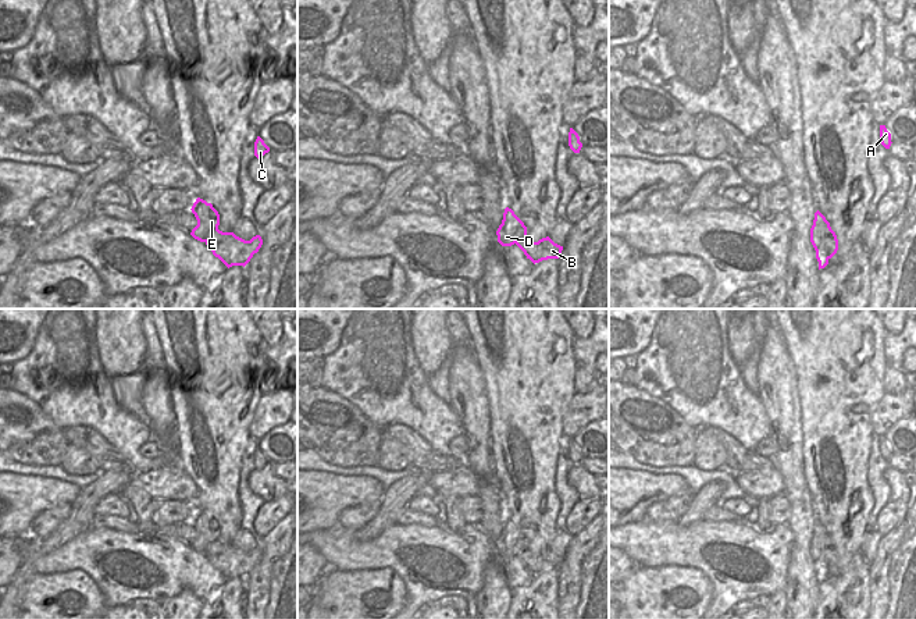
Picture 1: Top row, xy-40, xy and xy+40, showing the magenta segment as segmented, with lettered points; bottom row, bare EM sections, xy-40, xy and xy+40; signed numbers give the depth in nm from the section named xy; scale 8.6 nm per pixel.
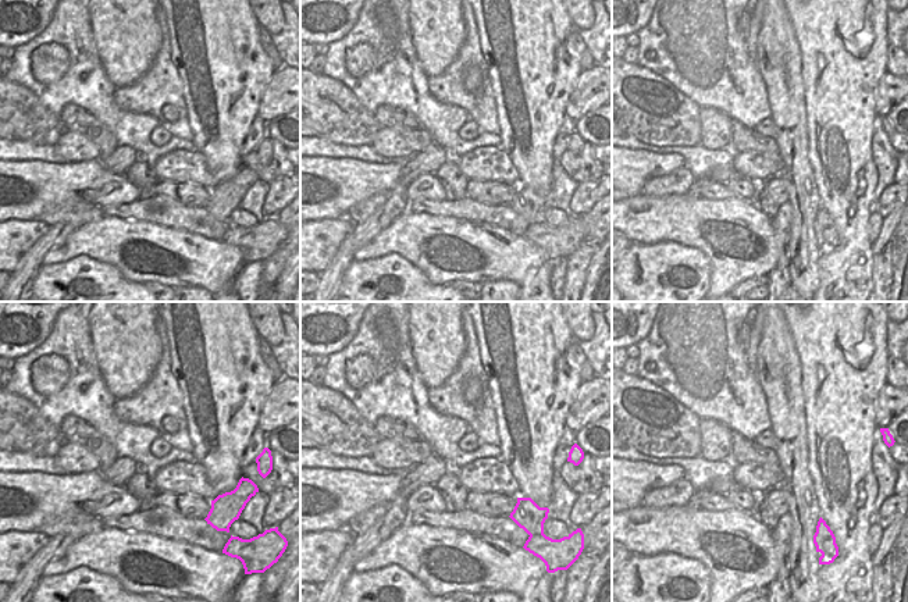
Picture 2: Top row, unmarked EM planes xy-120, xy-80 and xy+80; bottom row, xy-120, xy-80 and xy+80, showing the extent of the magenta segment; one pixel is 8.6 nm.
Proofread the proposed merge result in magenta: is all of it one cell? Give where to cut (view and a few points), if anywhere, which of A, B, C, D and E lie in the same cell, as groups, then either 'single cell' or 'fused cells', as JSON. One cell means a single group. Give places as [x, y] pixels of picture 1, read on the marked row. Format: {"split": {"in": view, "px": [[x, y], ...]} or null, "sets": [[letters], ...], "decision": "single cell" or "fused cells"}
{"split": {"in": "xy+40", "px": [[829, 224], [824, 231], [824, 245], [816, 252]]}, "sets": [["A", "C", "D", "E"], ["B"]], "decision": "fused cells"}

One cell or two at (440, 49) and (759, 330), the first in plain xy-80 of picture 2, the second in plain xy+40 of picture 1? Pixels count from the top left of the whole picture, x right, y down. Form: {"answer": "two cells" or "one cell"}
{"answer": "two cells"}

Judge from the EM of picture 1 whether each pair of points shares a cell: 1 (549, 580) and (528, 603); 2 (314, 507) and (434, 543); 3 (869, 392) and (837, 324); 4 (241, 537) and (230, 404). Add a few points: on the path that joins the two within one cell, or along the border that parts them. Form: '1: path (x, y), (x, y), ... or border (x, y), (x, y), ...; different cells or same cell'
1: path (542, 582), (531, 596); same cell
2: border (338, 523), (312, 532); different cells
3: path (849, 381), (840, 372), (837, 344); same cell
4: border (239, 527), (230, 543); different cells

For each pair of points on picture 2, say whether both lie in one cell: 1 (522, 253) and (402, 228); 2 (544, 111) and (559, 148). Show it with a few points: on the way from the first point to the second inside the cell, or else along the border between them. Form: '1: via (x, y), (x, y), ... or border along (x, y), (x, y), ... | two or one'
1: via (492, 253), (458, 234), (431, 228) | one
2: border along (565, 116), (552, 148), (551, 171) | two

